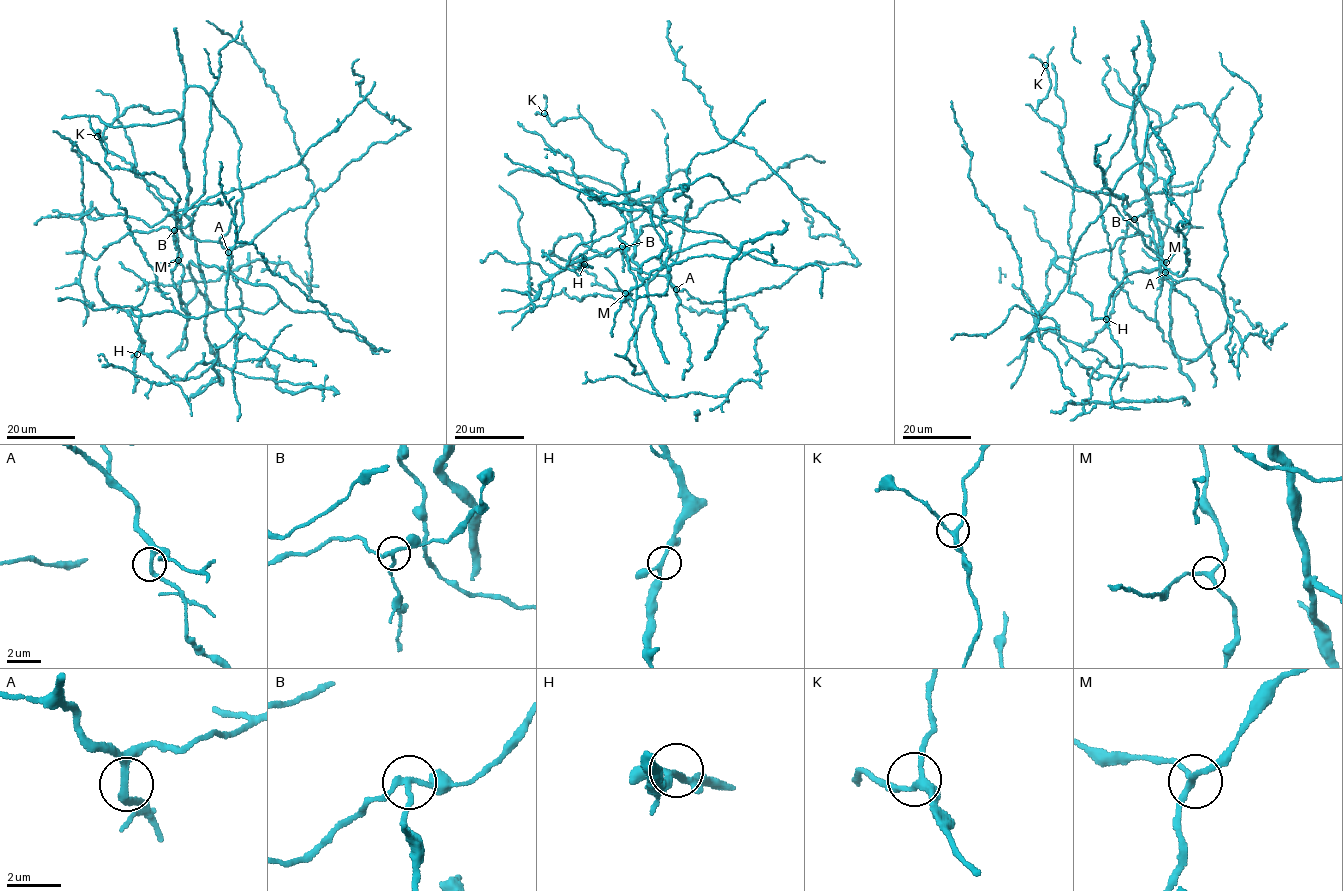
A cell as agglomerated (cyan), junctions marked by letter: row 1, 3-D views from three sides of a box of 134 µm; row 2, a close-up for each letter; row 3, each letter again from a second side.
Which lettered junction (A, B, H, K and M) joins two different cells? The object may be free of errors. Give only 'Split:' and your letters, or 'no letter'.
Split: B

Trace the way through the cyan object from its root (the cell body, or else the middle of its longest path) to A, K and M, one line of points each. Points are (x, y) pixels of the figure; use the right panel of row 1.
A: (1153, 218), (1133, 139), (1143, 84), (1145, 153), (1121, 175), (1110, 203), (1165, 272)
K: (1153, 218), (1164, 276), (1210, 286), (1228, 314), (1194, 359), (1110, 275), (1101, 201), (1035, 110), (1045, 65)
M: (1153, 218), (1164, 276), (1210, 286), (1228, 314), (1226, 331), (1194, 359), (1175, 355), (1157, 327), (1166, 262)

